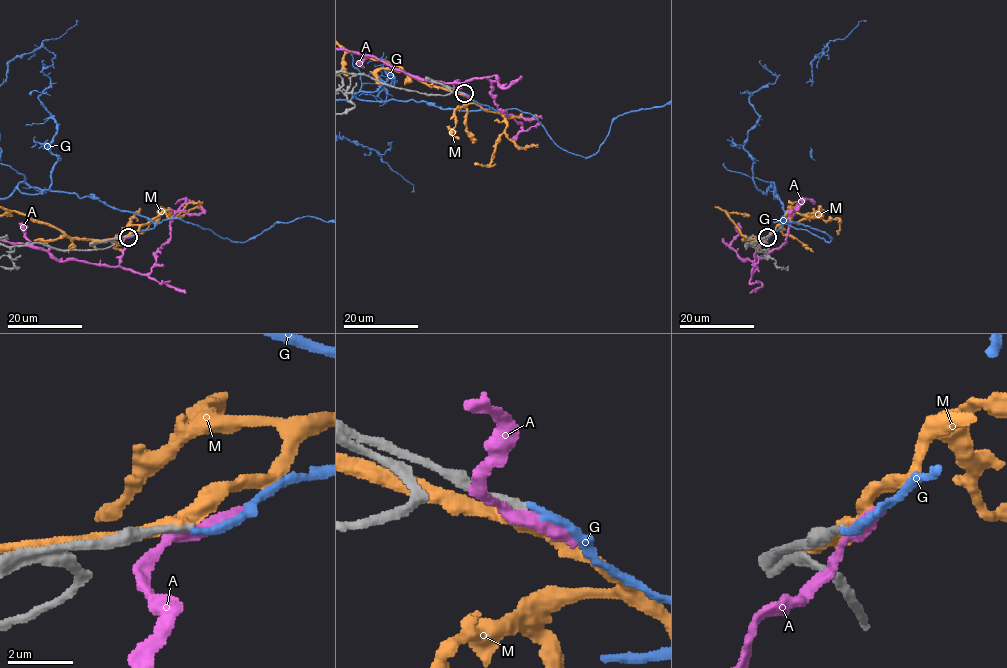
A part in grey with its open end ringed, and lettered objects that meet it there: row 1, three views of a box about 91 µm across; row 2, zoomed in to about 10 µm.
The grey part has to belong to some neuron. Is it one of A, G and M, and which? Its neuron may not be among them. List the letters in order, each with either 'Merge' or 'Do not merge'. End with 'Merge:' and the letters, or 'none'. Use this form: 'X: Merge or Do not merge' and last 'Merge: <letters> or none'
A: Do not merge
G: Do not merge
M: Do not merge
Merge: none

